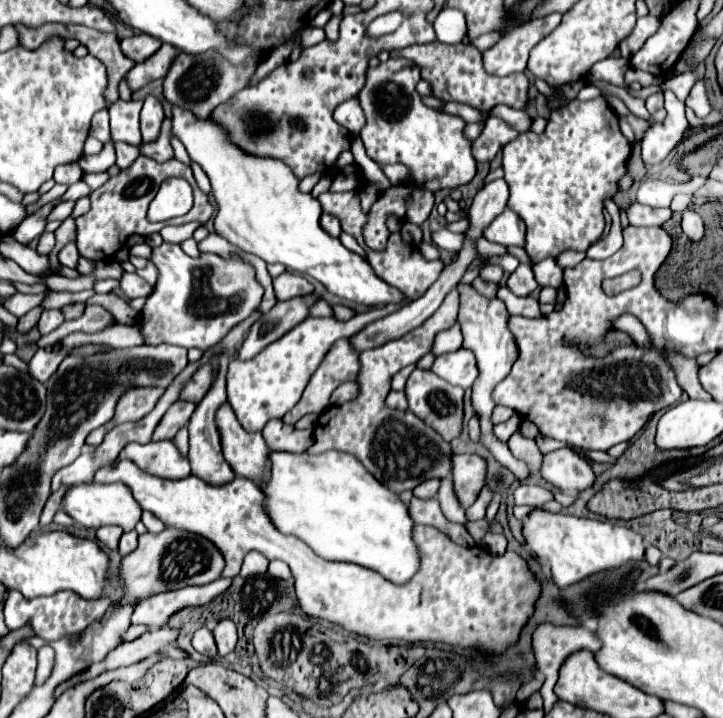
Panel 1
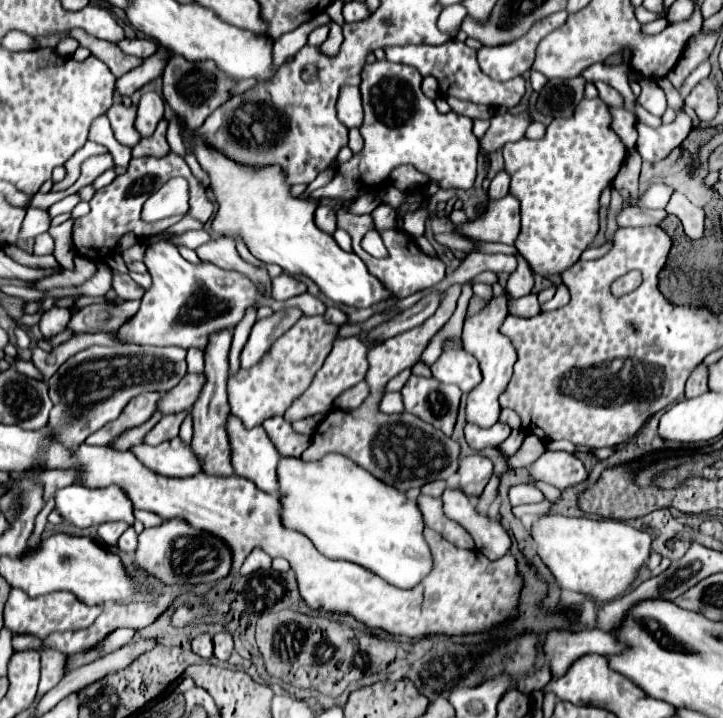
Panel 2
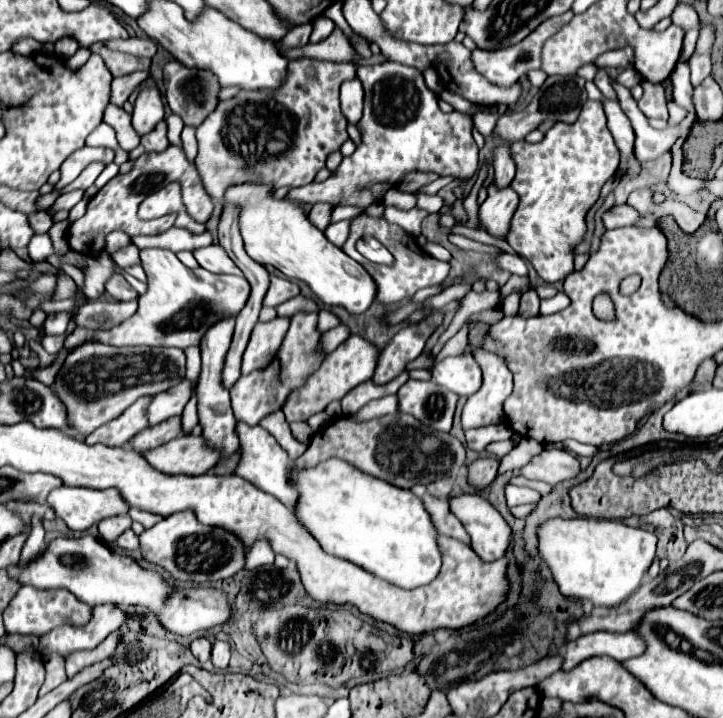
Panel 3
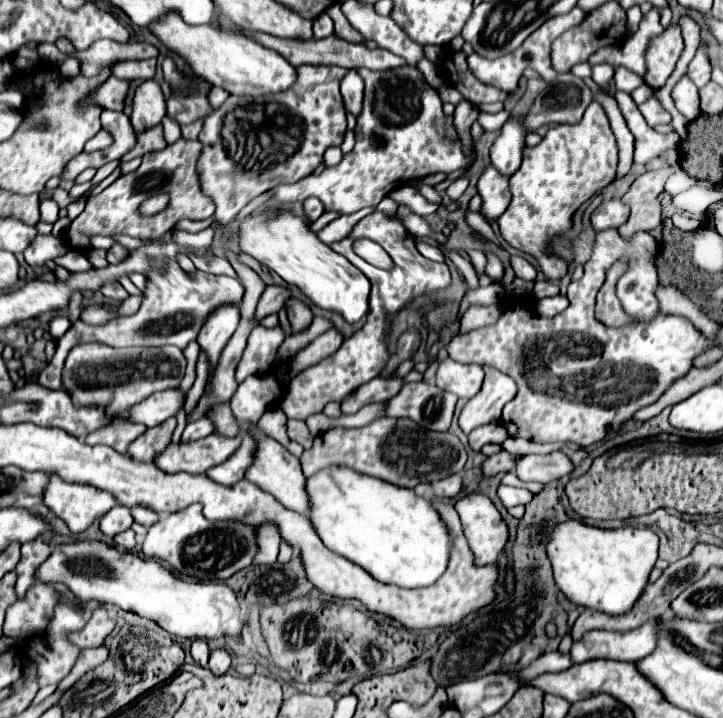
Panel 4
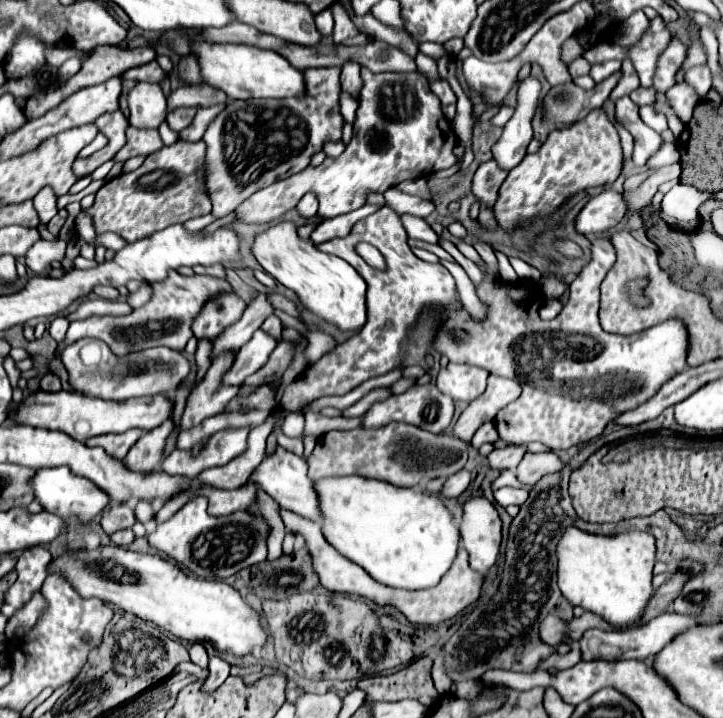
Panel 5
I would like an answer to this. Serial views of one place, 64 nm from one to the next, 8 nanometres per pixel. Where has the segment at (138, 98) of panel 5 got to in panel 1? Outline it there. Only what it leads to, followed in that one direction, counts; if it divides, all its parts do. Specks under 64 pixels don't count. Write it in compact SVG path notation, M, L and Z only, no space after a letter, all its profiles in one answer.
M148 96L144 100L144 108L140 114L140 128L142 128L144 142L154 142L160 136L162 120L164 120L162 104L154 96Z

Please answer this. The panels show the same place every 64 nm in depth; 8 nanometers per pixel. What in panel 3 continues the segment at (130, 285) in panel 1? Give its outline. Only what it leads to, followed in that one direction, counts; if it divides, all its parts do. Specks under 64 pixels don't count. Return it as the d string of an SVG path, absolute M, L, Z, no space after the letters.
M112 274L112 278L106 284L106 292L114 300L136 300L138 298L138 292L124 280L122 274Z

